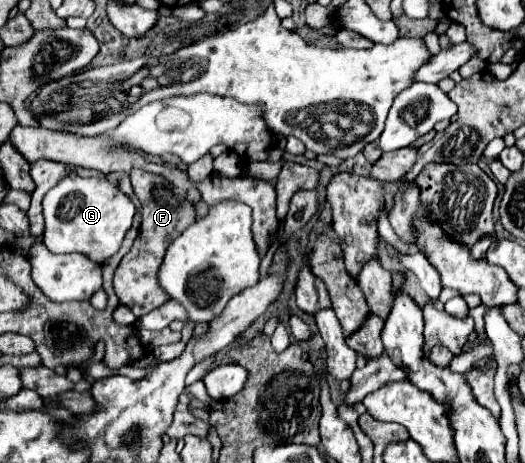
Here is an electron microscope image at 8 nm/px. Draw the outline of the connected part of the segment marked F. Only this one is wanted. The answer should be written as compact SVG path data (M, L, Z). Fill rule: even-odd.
M134 171L134 173L130 173L130 179L132 179L132 187L142 203L142 225L140 225L140 231L138 231L138 237L136 237L132 249L124 255L124 259L120 261L120 265L114 273L114 291L122 305L130 307L130 311L136 317L142 317L142 315L150 313L152 309L166 303L168 297L156 281L158 265L162 263L162 257L164 257L170 241L174 241L174 237L182 235L182 231L188 229L194 221L198 221L198 217L196 217L196 207L186 199L186 191L176 189L164 177L146 173L146 171Z

